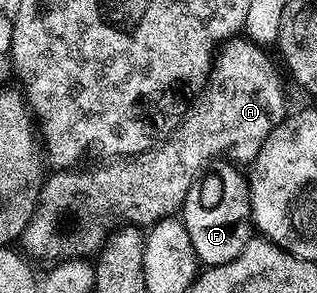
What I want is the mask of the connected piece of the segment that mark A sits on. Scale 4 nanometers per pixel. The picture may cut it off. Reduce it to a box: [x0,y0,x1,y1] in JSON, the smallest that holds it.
[21,35,289,263]

